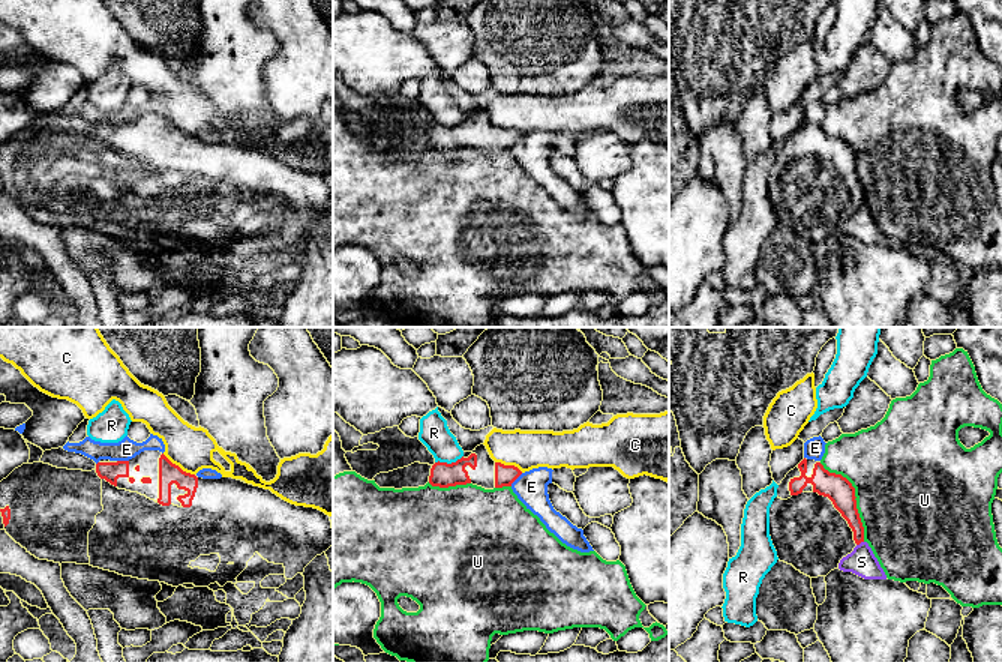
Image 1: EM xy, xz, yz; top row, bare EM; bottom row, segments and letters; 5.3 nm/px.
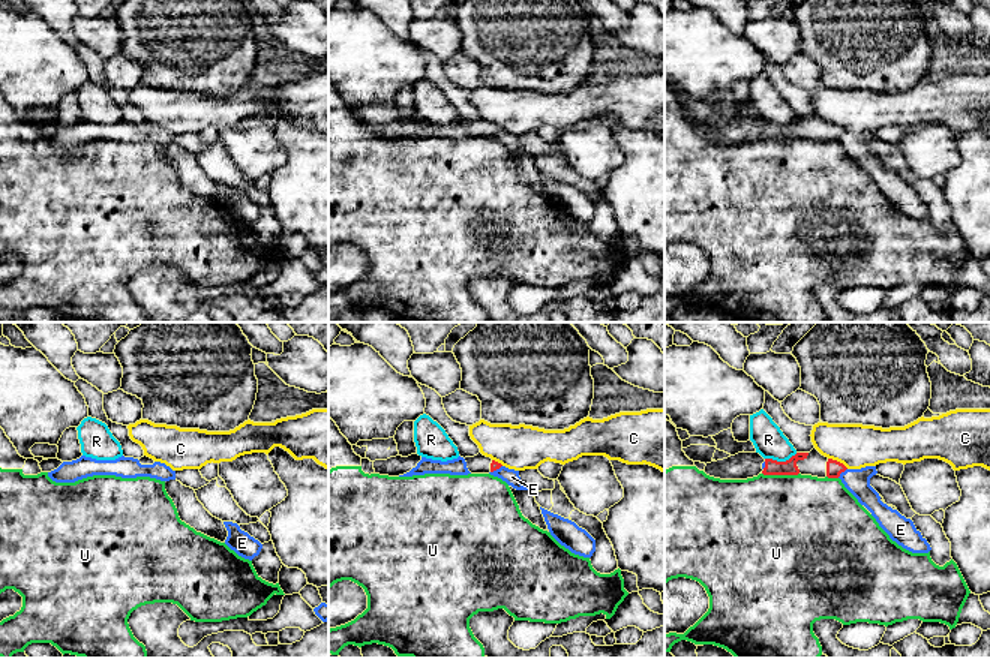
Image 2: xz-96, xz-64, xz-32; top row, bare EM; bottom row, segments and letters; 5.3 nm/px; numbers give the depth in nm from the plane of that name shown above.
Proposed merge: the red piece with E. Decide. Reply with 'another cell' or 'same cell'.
another cell

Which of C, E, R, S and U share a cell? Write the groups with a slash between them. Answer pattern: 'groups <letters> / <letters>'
groups C / E S / R / U

